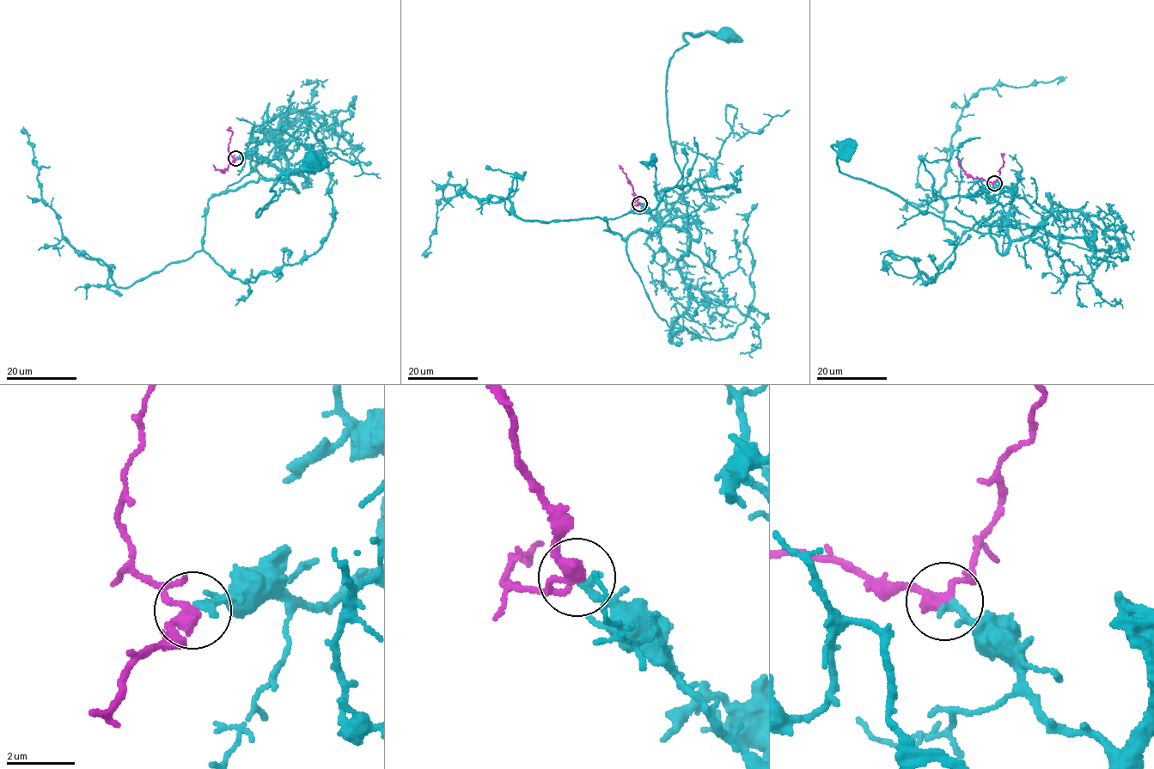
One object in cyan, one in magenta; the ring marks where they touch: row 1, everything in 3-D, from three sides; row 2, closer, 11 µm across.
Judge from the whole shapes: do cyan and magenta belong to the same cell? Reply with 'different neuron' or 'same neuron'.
same neuron

